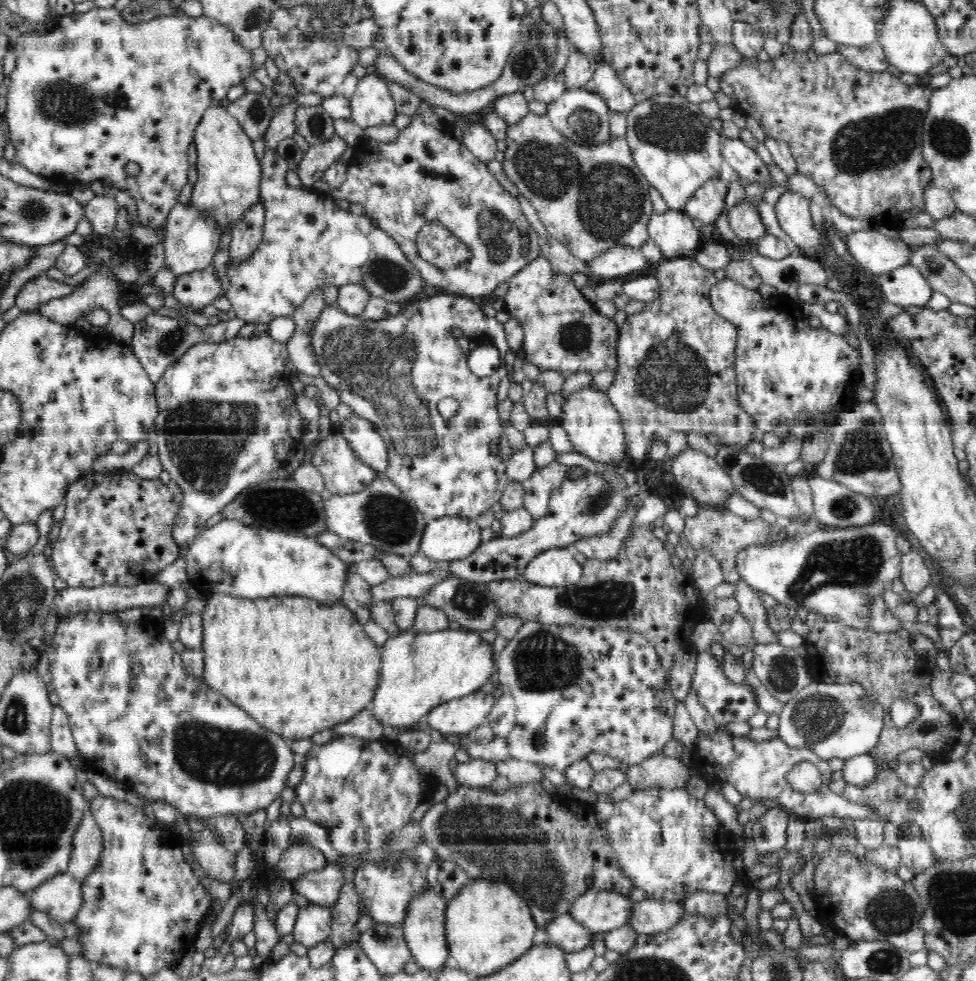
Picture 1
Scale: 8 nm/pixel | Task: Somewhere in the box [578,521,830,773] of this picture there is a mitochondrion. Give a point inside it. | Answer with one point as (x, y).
(783, 673)

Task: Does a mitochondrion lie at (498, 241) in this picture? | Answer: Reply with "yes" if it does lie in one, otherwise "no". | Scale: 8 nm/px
yes

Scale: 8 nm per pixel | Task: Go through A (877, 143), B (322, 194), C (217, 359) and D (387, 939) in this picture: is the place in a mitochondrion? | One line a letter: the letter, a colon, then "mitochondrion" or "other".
A: mitochondrion
B: other
C: other
D: mitochondrion

